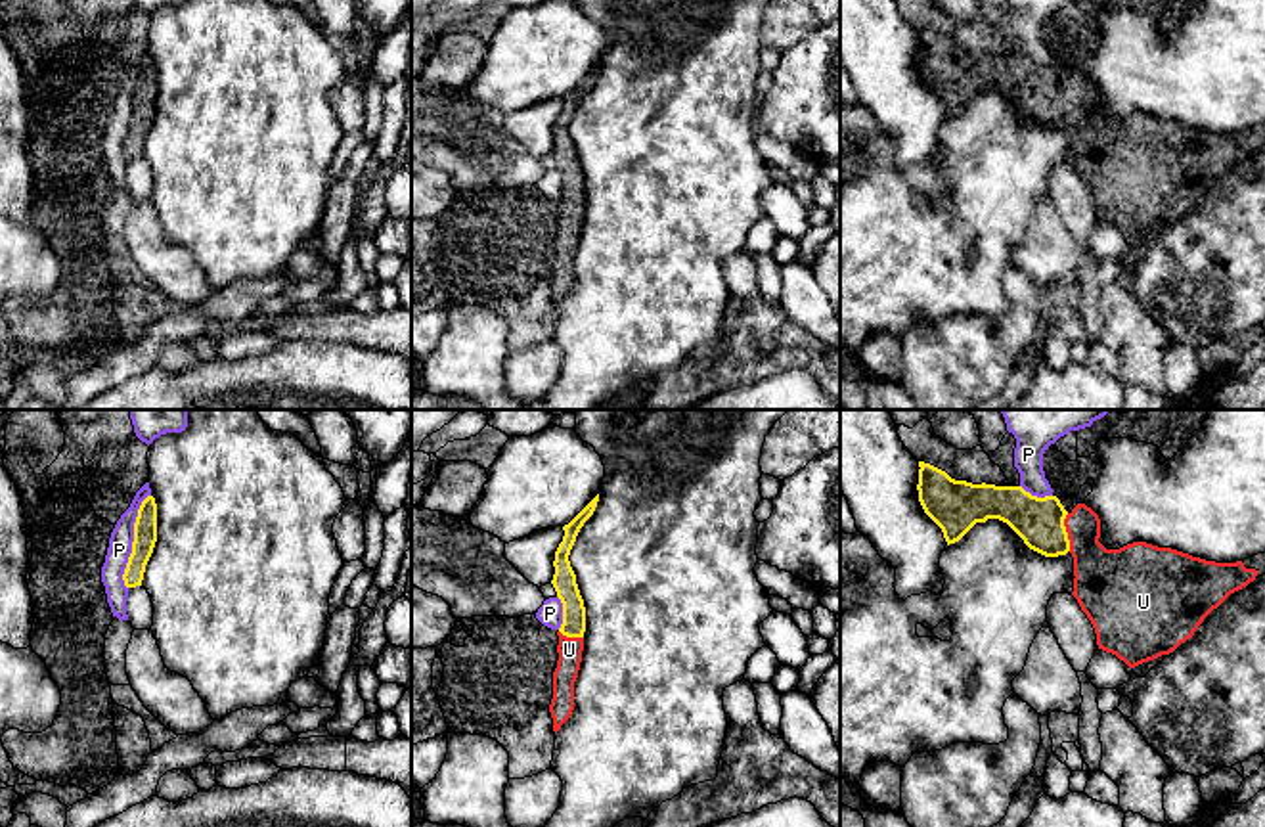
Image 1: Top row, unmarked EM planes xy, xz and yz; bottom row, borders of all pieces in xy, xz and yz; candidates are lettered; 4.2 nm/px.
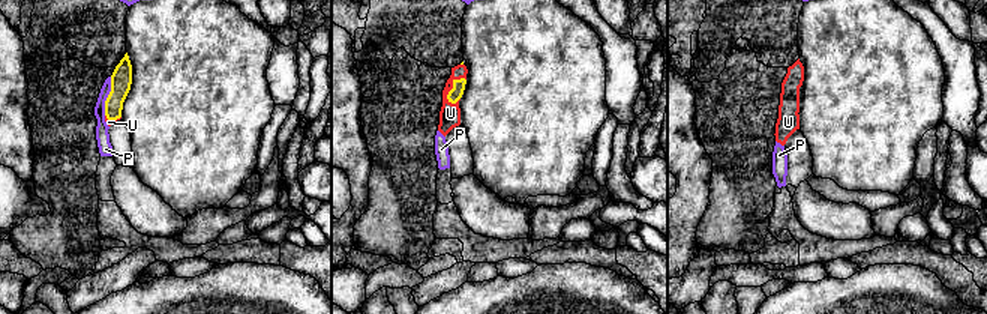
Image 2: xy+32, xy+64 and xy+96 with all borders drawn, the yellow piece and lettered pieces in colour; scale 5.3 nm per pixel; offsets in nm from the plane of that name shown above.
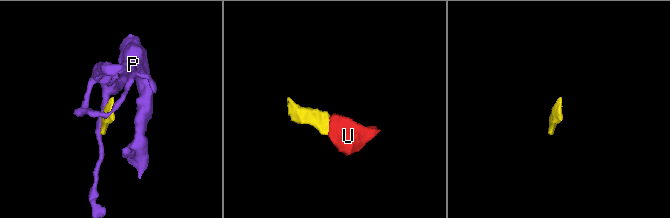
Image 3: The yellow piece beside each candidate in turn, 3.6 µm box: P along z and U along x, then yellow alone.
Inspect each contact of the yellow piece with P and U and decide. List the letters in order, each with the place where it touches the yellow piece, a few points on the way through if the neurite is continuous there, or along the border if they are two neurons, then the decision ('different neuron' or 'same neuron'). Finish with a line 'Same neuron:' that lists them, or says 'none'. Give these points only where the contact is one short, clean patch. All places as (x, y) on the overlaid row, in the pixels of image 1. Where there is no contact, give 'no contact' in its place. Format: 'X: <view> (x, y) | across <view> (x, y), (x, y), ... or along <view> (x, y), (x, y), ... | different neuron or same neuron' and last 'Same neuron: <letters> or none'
P: xy (133, 542) | along xy (150, 494), (134, 523), (133, 552), (123, 575), (127, 588) | different neuron
U: yz (1066, 533) | across yz (1040, 521), (1055, 533), (1066, 533), (1089, 556), (1105, 579) | same neuron
Same neuron: U

